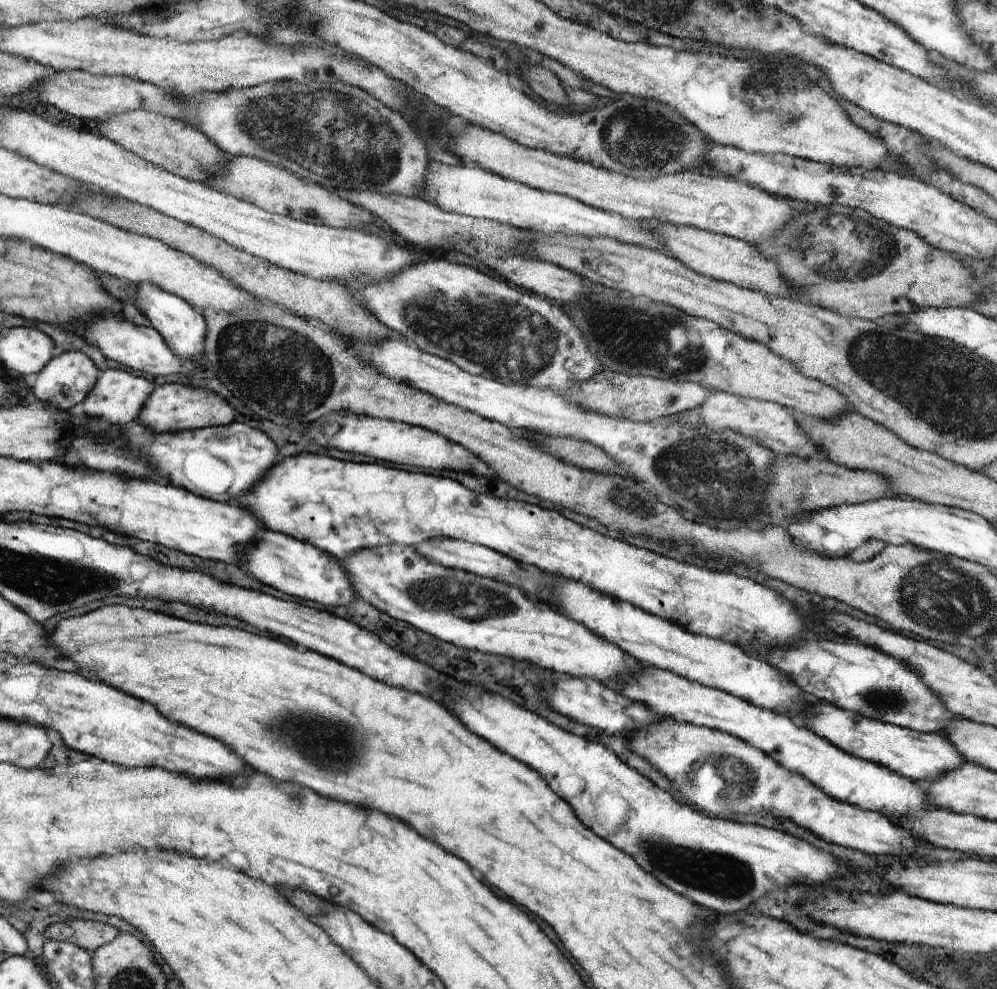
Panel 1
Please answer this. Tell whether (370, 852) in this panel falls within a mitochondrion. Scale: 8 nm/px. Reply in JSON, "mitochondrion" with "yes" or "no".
{"mitochondrion":"no"}

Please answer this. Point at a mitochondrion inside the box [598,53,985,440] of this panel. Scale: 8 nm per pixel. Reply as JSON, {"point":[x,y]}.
{"point":[845,250]}

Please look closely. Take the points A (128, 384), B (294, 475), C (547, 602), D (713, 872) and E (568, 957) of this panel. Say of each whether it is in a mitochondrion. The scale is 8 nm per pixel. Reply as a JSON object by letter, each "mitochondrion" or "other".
{"A":"other","B":"other","C":"other","D":"mitochondrion","E":"other"}

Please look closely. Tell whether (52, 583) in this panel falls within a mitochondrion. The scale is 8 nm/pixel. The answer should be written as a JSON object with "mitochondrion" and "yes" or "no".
{"mitochondrion":"yes"}

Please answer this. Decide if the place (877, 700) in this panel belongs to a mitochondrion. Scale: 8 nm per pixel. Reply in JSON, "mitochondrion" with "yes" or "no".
{"mitochondrion":"yes"}

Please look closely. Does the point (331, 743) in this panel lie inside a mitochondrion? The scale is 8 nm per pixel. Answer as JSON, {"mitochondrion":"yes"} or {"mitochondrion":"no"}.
{"mitochondrion":"yes"}

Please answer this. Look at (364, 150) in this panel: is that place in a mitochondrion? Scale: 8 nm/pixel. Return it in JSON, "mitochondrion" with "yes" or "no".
{"mitochondrion":"yes"}

